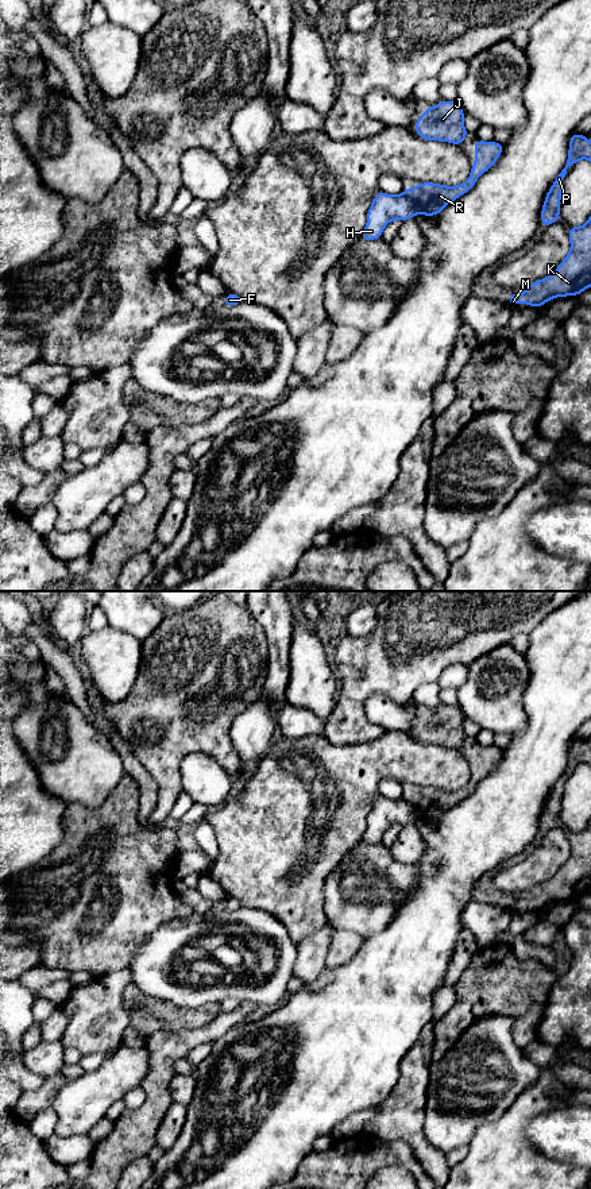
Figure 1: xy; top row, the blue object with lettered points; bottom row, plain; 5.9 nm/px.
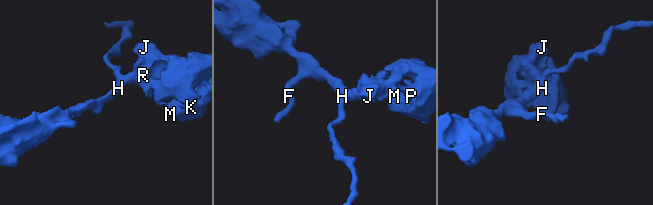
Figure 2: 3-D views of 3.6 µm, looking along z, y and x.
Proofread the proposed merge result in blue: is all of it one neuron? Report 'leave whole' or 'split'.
split

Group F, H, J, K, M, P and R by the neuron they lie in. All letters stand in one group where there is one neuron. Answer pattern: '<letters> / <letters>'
F H / J K M P R

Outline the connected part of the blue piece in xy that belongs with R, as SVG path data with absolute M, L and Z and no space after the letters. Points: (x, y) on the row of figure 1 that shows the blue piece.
M475 140L475 163L471 166L468 179L457 186L447 186L440 184L420 182L418 186L409 186L405 194L413 198L417 213L424 216L439 215L449 202L466 194L474 188L478 178L492 167L503 150L503 144L498 142Z

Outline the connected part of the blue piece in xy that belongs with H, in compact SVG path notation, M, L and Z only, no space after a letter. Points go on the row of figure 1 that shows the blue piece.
M379 192L375 194L367 212L367 224L360 239L382 239L382 232L390 221L395 219L405 221L416 215L416 202L407 194L401 193L394 196Z

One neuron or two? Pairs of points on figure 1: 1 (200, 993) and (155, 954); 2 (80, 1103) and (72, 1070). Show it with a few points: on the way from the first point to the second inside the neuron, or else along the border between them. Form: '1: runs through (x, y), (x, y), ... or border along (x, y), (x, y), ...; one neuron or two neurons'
1: runs through (185, 993), (174, 991), (155, 969); one neuron
2: border along (85, 1072), (69, 1080), (51, 1101); two neurons

